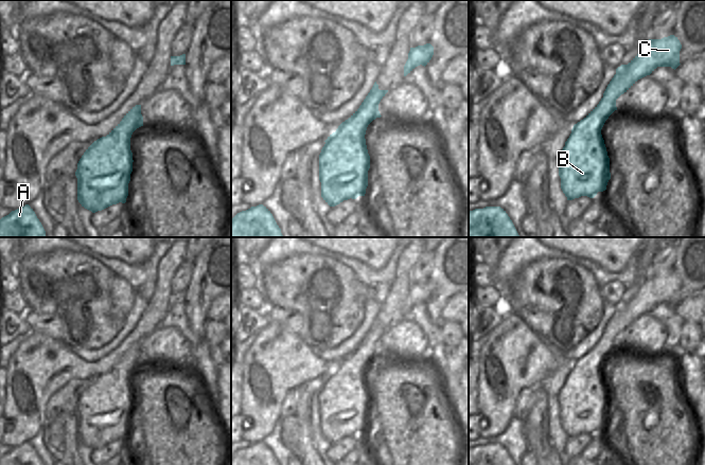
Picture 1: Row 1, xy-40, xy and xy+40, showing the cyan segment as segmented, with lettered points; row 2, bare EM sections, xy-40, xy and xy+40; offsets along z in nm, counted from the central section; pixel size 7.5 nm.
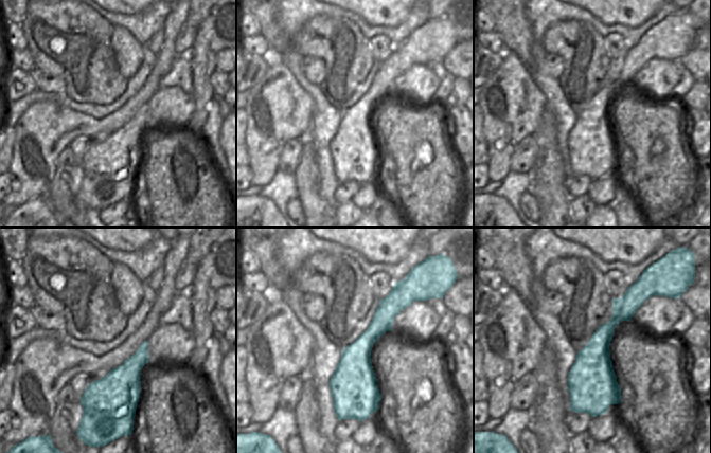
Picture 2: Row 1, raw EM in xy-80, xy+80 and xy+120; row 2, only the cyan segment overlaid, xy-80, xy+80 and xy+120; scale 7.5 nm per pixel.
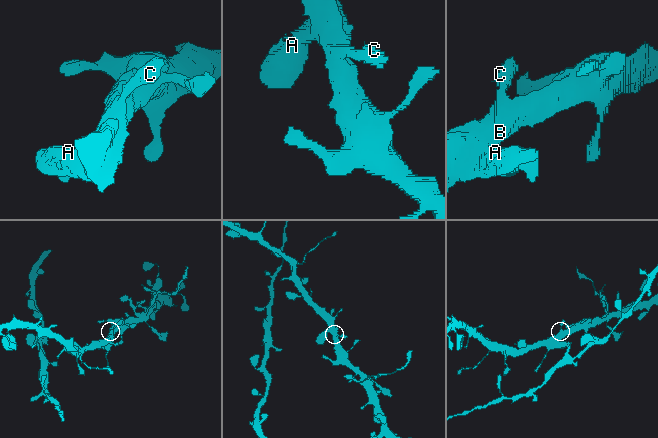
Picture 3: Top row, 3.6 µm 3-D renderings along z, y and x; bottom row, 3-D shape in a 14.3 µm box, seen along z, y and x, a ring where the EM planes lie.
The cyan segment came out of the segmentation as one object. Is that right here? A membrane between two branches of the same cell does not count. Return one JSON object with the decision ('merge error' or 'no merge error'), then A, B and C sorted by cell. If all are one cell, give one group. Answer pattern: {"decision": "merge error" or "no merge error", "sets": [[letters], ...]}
{"decision": "no merge error", "sets": [["A", "B", "C"]]}

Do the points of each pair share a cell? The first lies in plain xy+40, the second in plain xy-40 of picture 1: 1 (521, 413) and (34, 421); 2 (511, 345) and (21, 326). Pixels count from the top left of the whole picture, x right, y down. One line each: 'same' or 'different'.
1: different
2: different

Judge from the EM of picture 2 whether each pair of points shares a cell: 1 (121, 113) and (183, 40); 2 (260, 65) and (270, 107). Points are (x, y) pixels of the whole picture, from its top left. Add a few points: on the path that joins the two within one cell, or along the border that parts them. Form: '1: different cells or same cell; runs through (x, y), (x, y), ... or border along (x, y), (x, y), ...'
1: different cells; border along (181, 25), (174, 43), (176, 55)
2: different cells; border along (271, 59), (266, 72), (247, 90)

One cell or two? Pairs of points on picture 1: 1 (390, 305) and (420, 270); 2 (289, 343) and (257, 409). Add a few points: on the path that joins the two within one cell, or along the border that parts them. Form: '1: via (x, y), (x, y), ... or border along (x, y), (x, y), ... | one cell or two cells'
1: border along (419, 258), (412, 267), (409, 284) | two cells
2: via (278, 363), (277, 404) | one cell

